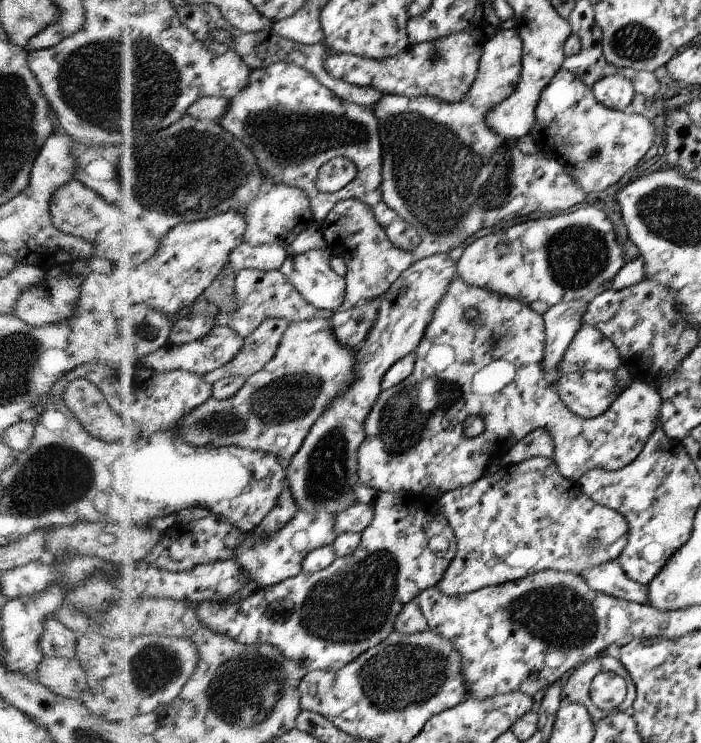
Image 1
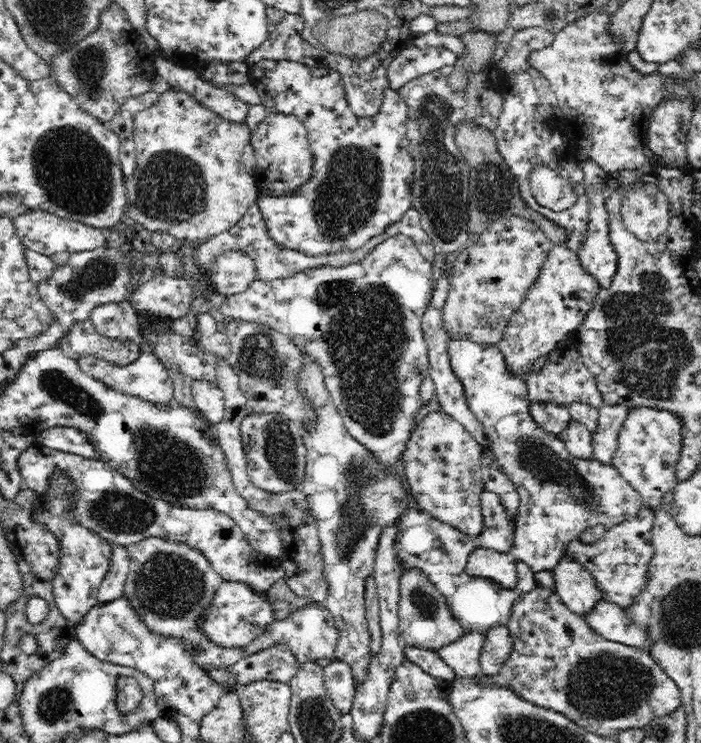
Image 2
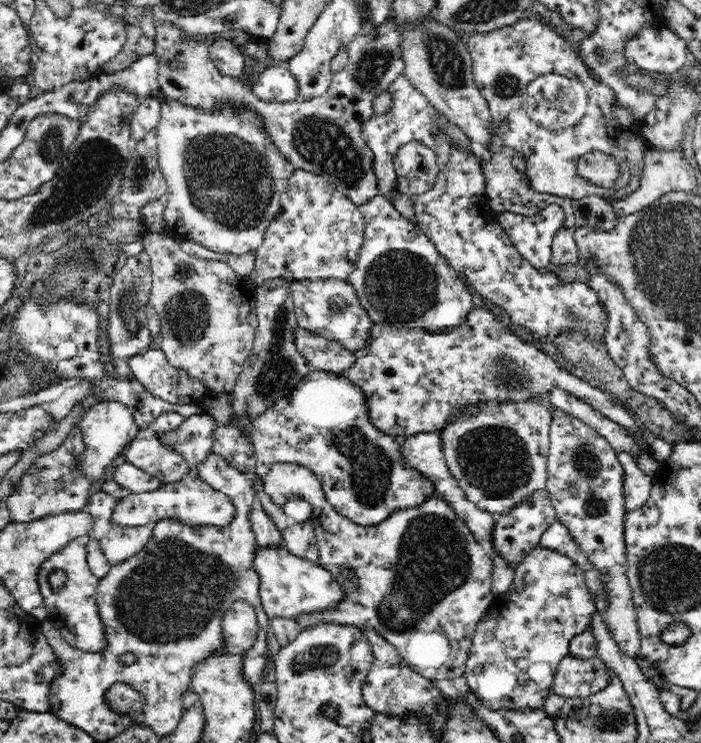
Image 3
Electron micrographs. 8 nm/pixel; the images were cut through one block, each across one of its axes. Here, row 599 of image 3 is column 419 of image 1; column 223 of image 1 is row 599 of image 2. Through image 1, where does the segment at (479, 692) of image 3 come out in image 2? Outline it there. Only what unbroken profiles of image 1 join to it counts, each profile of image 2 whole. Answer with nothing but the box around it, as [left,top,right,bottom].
[563,507,655,609]

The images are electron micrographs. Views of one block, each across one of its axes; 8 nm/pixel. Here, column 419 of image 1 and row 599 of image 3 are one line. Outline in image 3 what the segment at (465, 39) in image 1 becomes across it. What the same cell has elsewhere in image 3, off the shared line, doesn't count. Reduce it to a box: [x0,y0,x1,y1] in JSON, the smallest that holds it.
[37,534,107,653]

